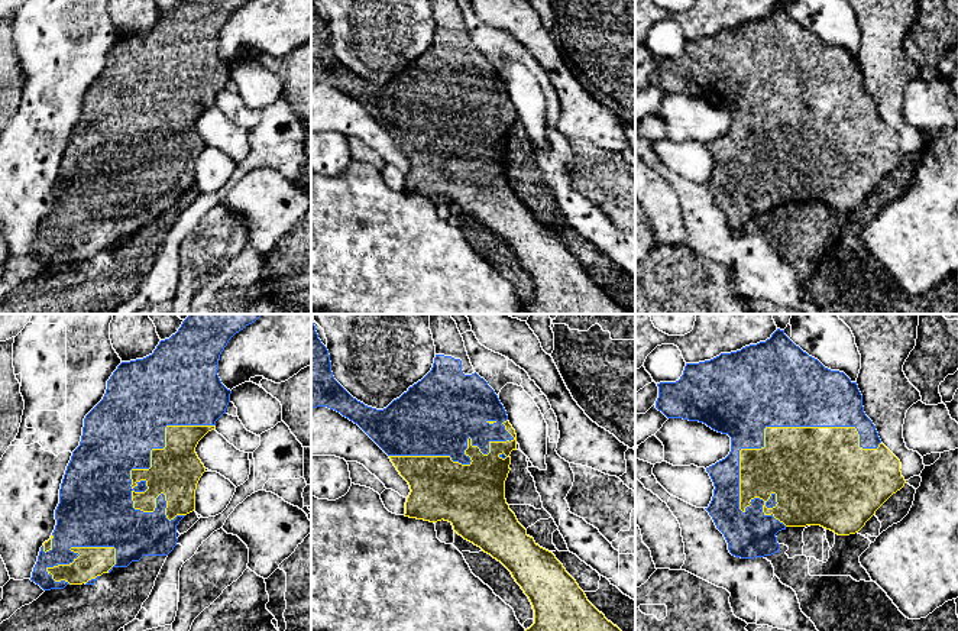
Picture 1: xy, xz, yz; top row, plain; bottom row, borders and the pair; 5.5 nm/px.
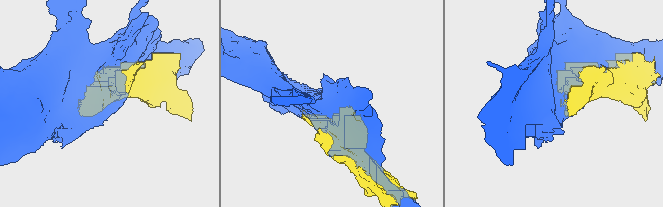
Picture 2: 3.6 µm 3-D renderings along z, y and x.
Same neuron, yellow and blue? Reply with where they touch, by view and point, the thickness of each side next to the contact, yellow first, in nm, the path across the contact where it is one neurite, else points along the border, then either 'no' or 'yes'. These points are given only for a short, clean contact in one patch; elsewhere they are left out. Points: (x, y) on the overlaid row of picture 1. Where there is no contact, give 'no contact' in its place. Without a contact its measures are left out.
yz (780, 427) | 440/480 nm | yes

